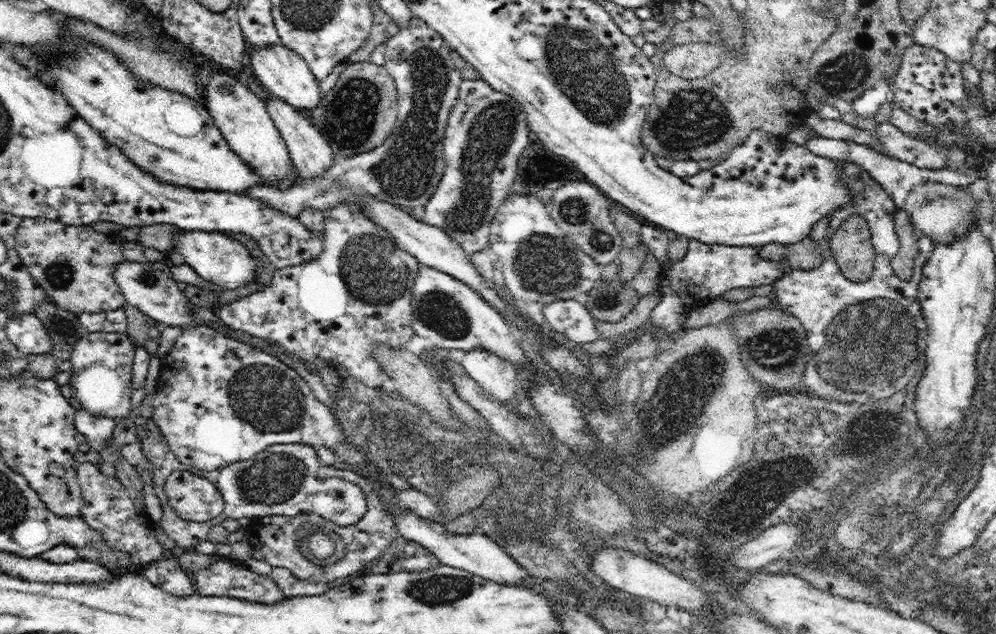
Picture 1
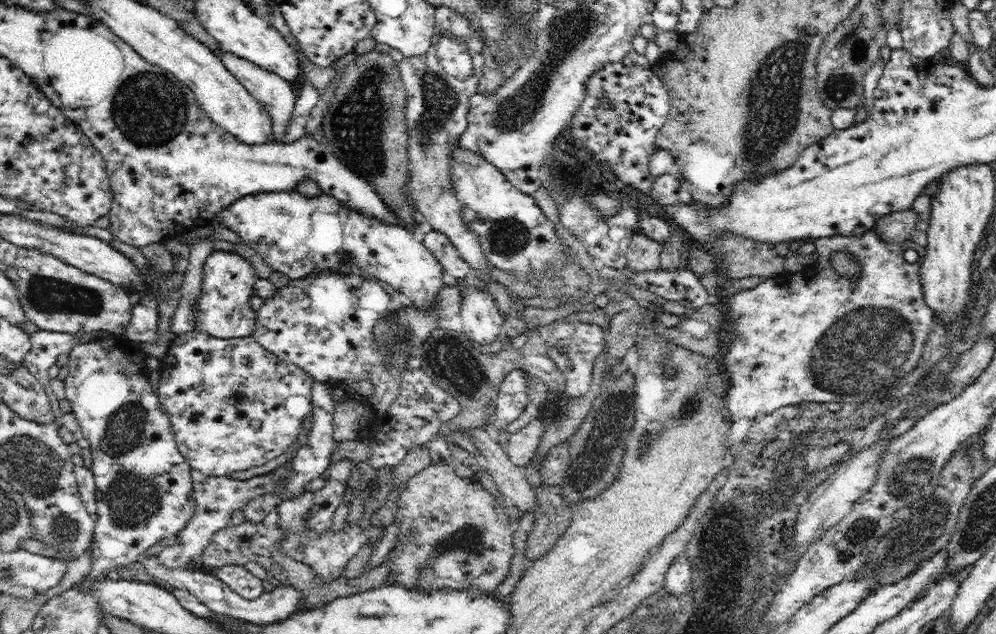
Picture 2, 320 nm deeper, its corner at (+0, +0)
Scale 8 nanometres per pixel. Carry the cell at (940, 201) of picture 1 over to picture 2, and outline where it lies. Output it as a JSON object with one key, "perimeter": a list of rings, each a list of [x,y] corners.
{"perimeter":[[[910,208],[904,211],[891,212],[879,218],[874,225],[876,232],[884,242],[902,244],[904,240],[911,238],[918,216]]]}

